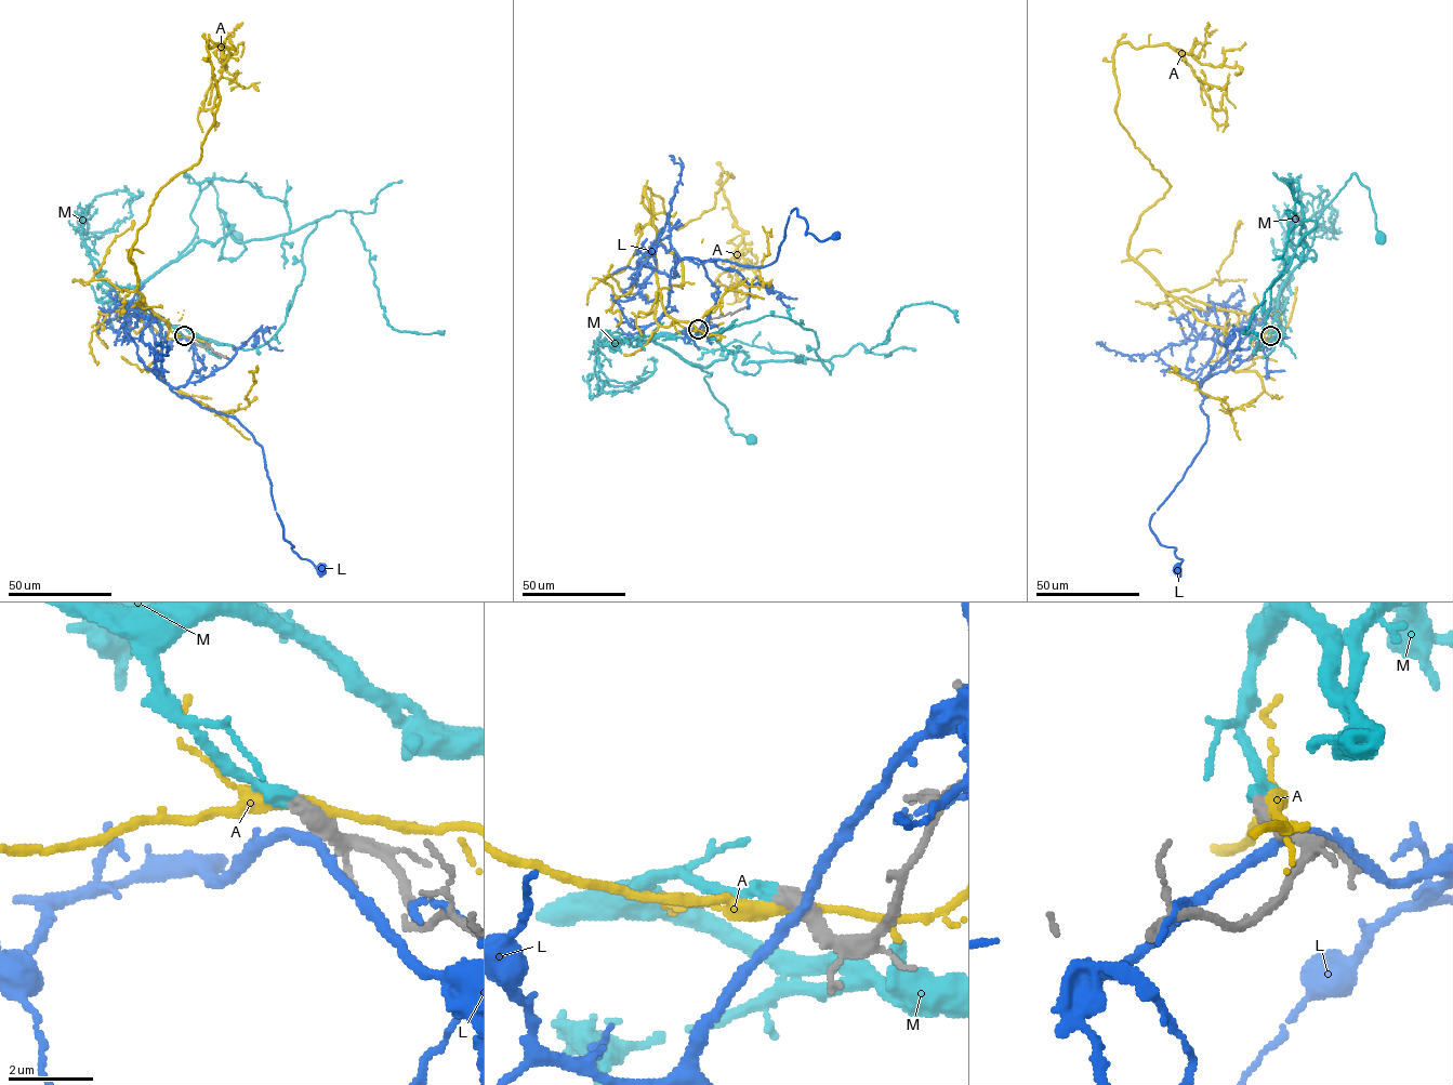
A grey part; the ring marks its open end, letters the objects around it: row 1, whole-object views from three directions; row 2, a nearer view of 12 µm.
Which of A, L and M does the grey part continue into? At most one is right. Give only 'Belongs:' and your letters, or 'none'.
Belongs: M

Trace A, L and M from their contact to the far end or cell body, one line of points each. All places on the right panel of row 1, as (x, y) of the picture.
A: (1271, 336), (1127, 252), (1171, 186), (1120, 122), (1114, 49), (1168, 44), (1213, 109), (1229, 74)
L: (1271, 338), (1199, 387), (1209, 422), (1205, 442), (1149, 523), (1159, 542), (1175, 547), (1181, 559), (1177, 569)
M: (1270, 335), (1280, 288), (1306, 259), (1319, 215), (1354, 173), (1369, 189), (1375, 228), (1381, 238)

